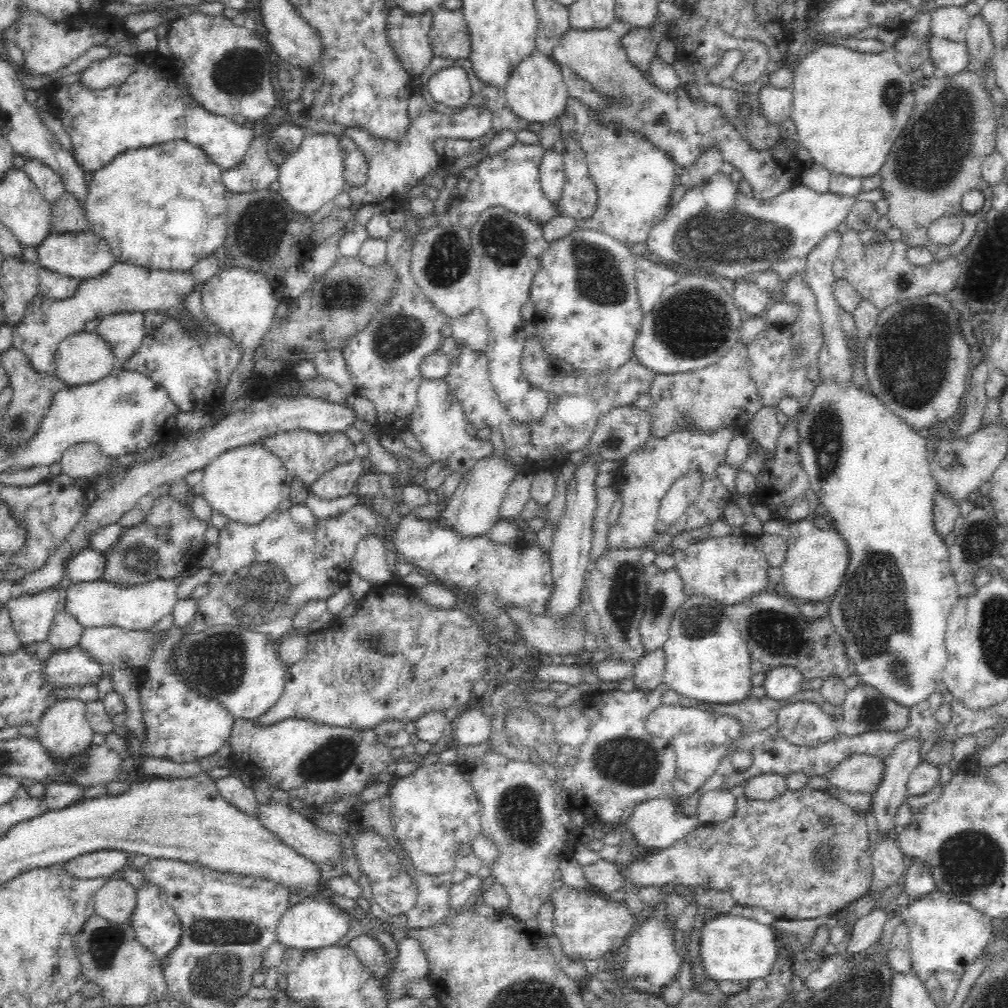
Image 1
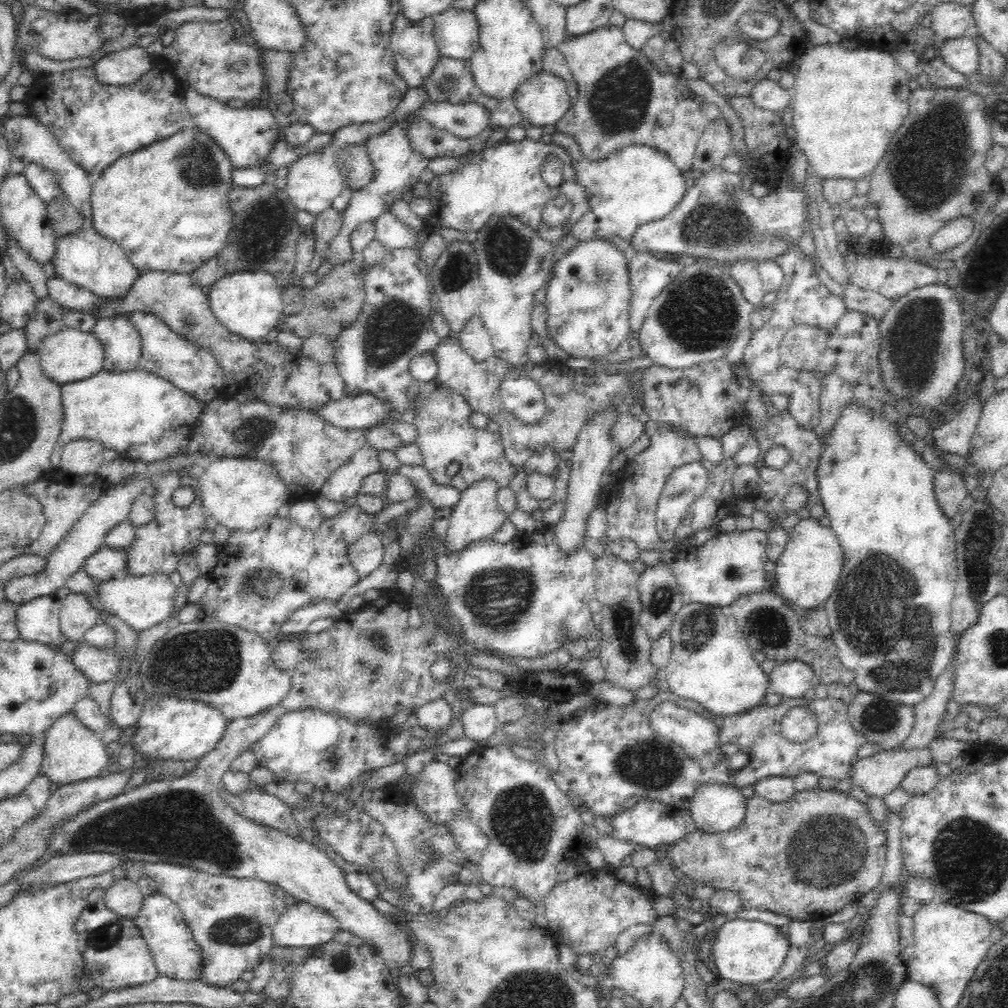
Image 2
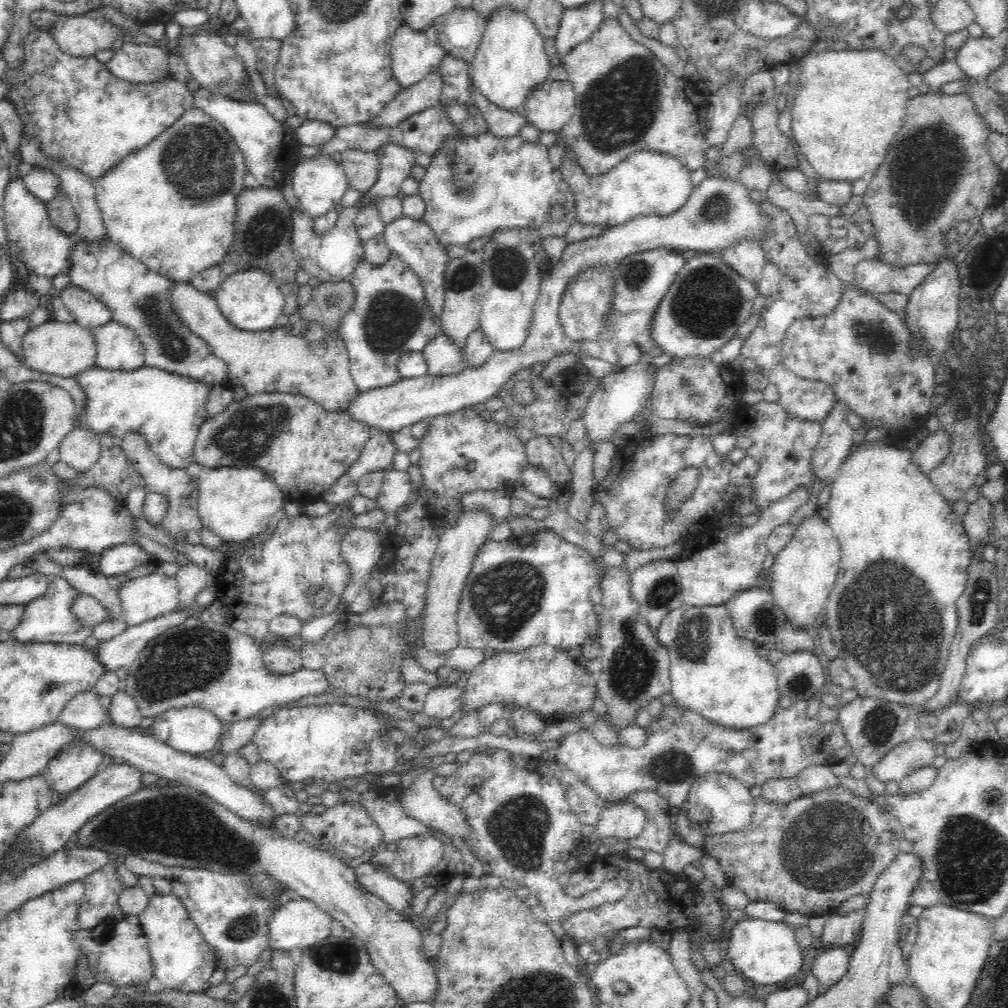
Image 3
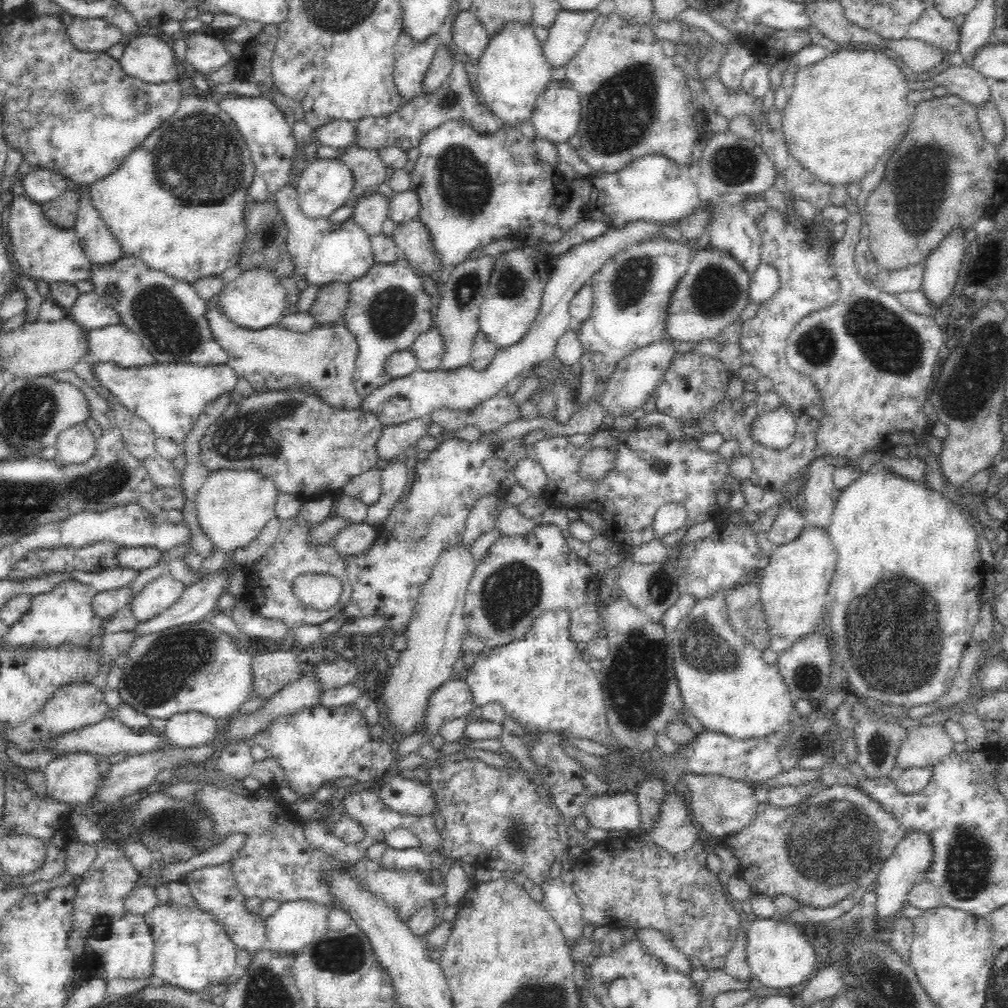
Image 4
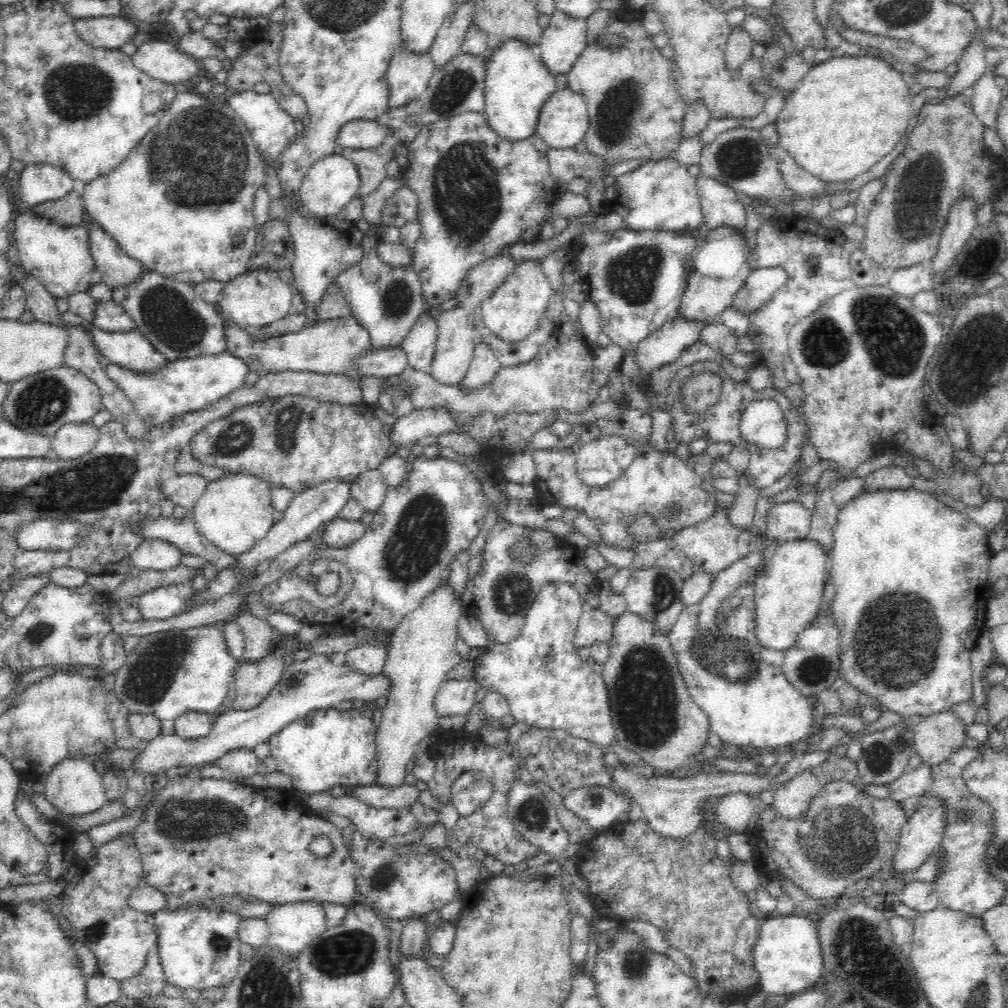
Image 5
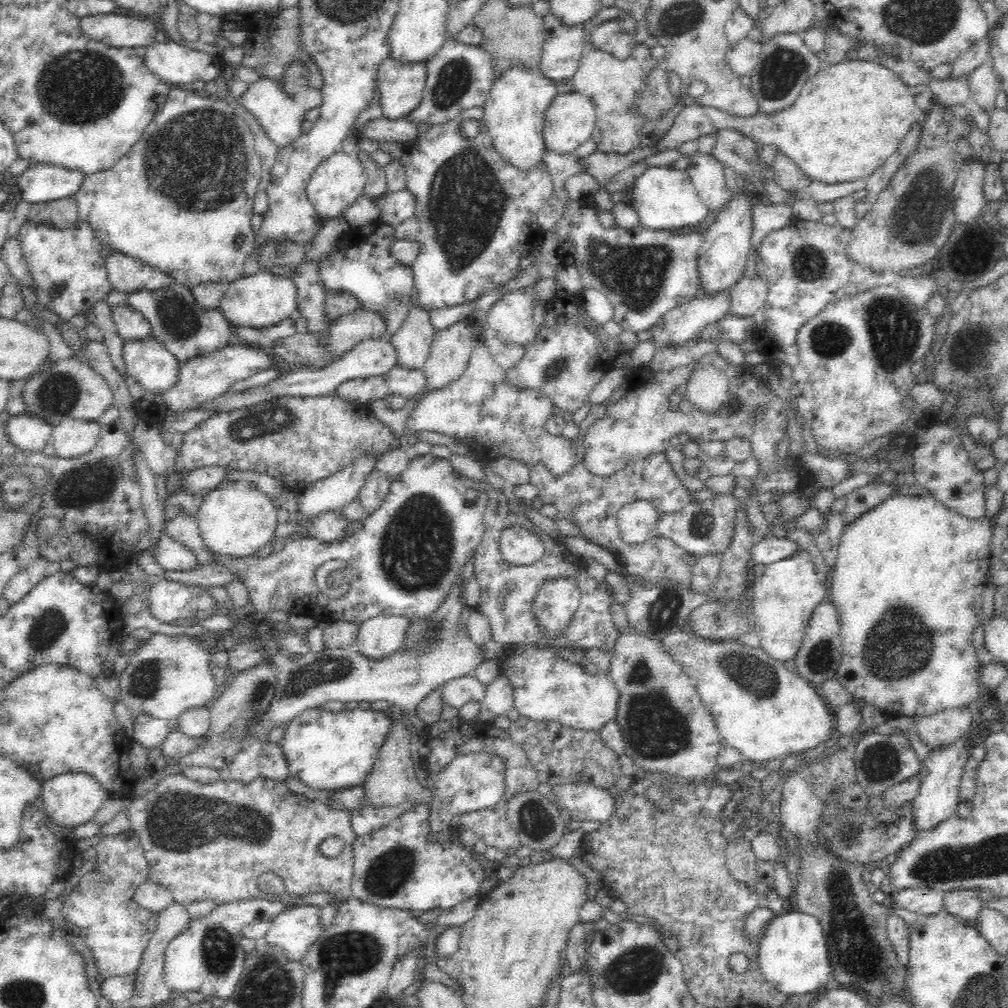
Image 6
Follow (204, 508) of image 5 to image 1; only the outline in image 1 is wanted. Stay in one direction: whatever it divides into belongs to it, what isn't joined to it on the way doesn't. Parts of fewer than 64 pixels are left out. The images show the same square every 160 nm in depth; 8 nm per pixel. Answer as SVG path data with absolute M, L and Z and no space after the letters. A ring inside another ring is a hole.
M258 443L226 450L203 470L200 495L216 514L248 526L260 524L282 501L291 499L292 482L278 457Z

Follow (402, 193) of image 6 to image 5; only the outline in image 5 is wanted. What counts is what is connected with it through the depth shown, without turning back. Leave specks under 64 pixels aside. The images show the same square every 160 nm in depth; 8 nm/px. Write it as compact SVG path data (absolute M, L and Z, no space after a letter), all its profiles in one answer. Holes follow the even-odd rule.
M404 186L388 198L382 209L381 225L402 227L408 222L417 221L417 196L413 190Z

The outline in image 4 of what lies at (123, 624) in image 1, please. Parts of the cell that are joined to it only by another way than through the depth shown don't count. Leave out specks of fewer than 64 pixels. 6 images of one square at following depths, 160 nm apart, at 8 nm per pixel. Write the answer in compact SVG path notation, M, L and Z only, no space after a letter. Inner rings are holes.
M165 573L150 581L138 594L132 596L130 605L138 622L152 620L154 616L172 606L187 586Z

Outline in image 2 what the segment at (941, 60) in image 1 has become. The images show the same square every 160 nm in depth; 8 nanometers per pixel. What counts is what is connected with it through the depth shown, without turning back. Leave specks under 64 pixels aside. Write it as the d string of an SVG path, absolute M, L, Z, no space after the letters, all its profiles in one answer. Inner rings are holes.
M969 33L944 41L939 49L939 56L960 75L970 76L980 66L980 45L975 35Z

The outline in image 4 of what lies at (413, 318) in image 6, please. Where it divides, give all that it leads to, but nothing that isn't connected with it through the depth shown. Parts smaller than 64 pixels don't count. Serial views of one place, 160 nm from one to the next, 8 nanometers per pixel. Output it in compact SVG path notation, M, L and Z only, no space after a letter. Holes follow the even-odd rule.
M432 324L413 340L409 349L415 356L418 369L423 371L438 369L444 350L442 335Z

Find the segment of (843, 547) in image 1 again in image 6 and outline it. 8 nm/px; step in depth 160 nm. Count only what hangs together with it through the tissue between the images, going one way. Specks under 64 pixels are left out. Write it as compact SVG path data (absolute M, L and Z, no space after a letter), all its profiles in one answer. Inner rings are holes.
M806 551L766 566L762 576L752 580L750 600L755 616L754 631L760 640L761 649L774 660L794 660L802 646L802 638L814 607L828 596L829 591Z

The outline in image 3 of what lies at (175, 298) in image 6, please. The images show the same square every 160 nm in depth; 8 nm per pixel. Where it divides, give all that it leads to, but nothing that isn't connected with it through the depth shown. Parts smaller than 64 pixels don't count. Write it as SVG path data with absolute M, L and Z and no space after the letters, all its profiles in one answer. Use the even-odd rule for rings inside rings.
M104 240L102 246L77 241L68 276L72 284L103 302L112 313L112 320L127 326L143 344L145 364L159 369L187 374L208 383L223 384L228 363L218 357L180 317L172 292L176 281L148 270L137 258L124 252L117 244Z

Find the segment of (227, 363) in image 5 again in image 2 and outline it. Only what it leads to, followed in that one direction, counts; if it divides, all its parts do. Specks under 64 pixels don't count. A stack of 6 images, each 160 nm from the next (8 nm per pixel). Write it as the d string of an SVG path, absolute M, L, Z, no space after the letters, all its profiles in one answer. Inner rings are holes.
M136 368L126 372L106 371L104 369L88 378L62 384L62 403L65 406L65 422L59 437L58 446L62 448L70 440L90 439L100 442L106 450L112 449L121 456L144 464L170 462L179 457L190 457L190 440L198 418L206 410L206 402L176 385Z

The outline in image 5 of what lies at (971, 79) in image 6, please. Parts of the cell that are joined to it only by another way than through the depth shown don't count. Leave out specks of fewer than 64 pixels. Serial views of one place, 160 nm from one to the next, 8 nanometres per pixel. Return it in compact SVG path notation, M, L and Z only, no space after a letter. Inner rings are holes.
M991 72L980 76L971 92L971 103L974 114L984 127L995 128L997 112L1002 99L1001 88L996 86L995 76Z

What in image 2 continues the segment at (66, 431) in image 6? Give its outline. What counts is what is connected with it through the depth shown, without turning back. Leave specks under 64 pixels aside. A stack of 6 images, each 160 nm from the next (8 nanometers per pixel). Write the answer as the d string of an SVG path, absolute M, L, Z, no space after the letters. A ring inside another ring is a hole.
M70 440L61 448L61 463L59 470L66 474L83 476L95 474L104 462L104 446L94 440Z

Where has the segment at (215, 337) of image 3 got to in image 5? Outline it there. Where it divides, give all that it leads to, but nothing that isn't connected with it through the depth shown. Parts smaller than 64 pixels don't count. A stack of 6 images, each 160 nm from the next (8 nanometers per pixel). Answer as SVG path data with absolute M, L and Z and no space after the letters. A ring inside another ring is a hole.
M354 315L318 319L315 323L310 323L310 327L303 326L298 332L282 334L268 340L252 340L249 329L236 324L227 323L225 329L227 349L244 358L250 370L259 376L290 369L322 375L342 373L348 377L358 377L352 361L359 352L372 346L370 331Z

